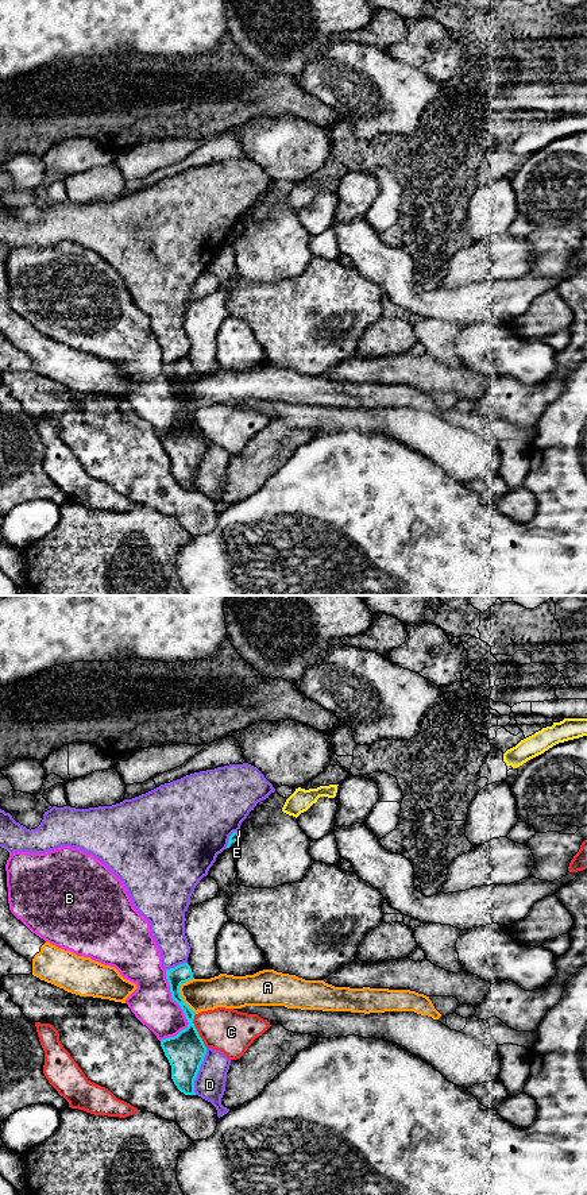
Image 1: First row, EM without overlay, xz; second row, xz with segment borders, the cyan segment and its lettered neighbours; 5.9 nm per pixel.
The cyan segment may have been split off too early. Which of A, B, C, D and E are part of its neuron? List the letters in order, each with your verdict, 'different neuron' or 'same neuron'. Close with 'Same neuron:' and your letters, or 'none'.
A: different neuron
B: different neuron
C: different neuron
D: different neuron
E: different neuron
Same neuron: none

